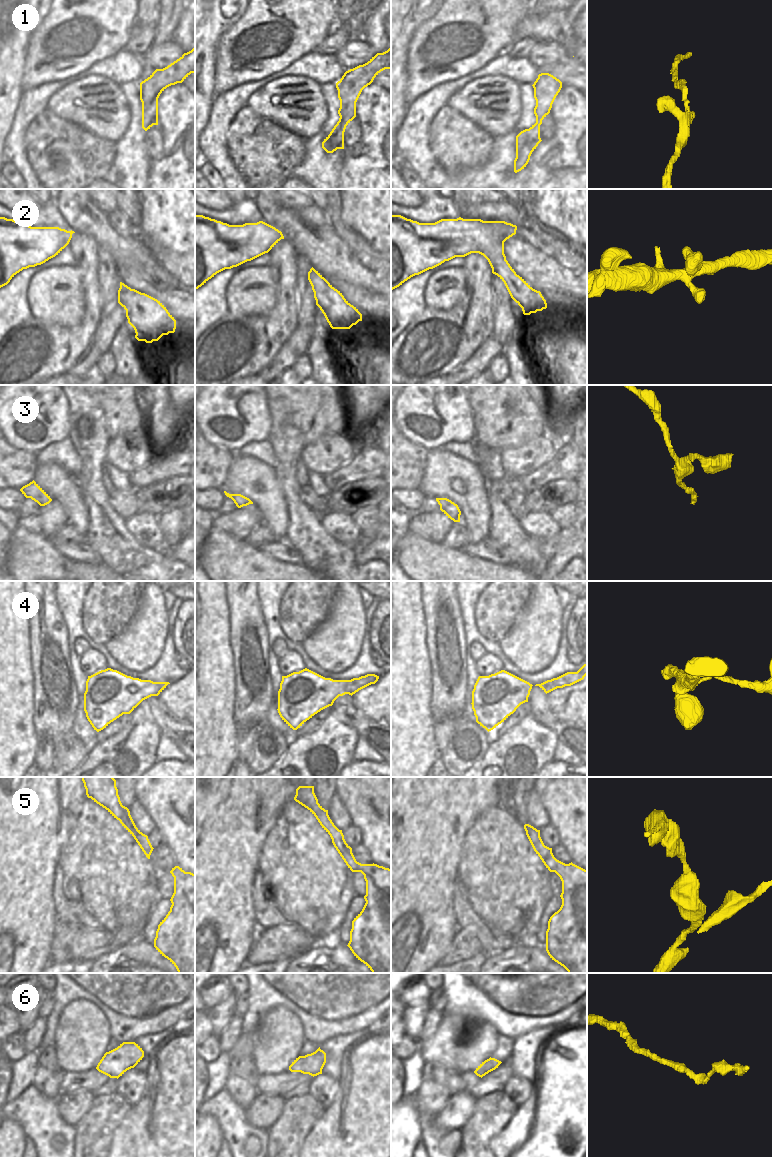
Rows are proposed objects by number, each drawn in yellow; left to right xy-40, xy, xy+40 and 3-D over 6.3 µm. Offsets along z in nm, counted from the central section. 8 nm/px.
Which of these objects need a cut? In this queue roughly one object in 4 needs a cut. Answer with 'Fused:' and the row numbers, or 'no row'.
Fused: no row

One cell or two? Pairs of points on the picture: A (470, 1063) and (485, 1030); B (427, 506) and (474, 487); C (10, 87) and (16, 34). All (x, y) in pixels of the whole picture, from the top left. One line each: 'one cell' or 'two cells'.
A: one cell
B: two cells
C: one cell

